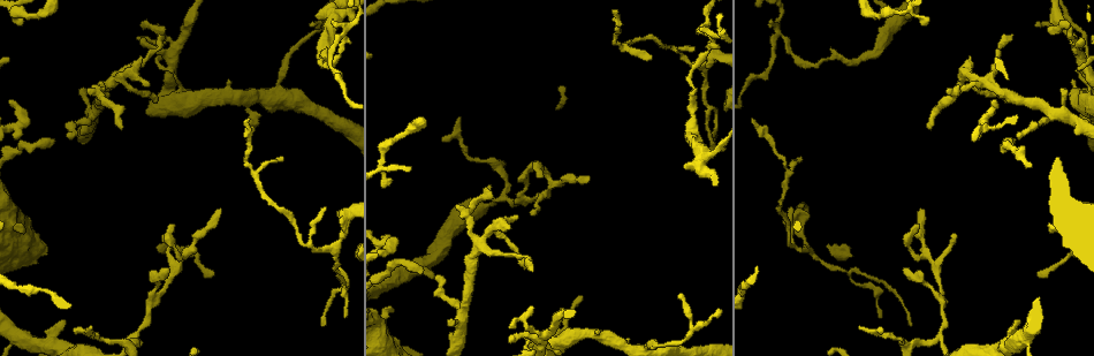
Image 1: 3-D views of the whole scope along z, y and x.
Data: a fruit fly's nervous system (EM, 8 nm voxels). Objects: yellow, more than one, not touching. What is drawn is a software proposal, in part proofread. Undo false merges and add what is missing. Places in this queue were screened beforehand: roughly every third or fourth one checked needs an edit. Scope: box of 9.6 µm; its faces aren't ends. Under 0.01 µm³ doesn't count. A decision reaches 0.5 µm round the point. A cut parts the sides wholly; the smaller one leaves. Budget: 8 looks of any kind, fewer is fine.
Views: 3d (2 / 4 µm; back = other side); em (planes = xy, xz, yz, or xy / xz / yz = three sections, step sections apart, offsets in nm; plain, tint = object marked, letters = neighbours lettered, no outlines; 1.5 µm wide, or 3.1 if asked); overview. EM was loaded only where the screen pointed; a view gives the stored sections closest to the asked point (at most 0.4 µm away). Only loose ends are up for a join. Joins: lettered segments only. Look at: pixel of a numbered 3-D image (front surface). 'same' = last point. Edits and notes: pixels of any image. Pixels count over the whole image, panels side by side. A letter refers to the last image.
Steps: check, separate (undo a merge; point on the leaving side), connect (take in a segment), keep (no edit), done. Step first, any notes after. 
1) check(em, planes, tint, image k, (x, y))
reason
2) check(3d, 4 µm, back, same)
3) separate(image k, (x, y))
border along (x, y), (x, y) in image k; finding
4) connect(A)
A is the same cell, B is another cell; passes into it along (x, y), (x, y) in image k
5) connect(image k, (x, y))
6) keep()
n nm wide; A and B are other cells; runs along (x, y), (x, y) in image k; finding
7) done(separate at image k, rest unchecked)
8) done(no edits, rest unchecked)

check(em, planes, letters, image 1, (692, 49))
an open end

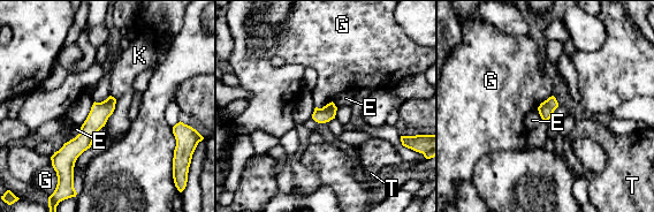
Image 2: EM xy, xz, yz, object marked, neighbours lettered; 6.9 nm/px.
keep()
E, G, K and T are other cells; border along (81, 127), (81, 130), (66, 143) in image 2; none of them fits

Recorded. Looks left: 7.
check(em, xz, step 8, tint, image 1, (897, 340))
sudden change in width

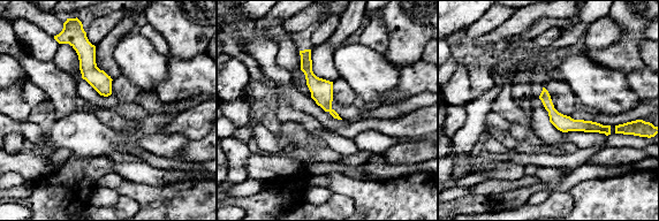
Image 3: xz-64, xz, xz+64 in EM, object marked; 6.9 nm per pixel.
check(em, planes, letters, same)

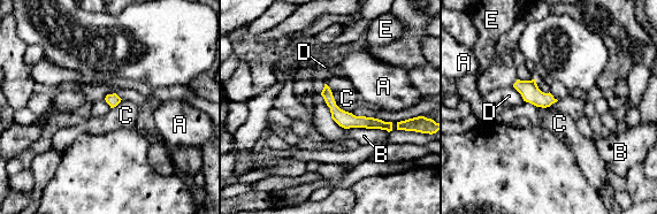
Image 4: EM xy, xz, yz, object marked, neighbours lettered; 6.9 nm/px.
keep()
90 nm wide; A, B, C, D and E are other cells; runs along (326, 90), (346, 120), (390, 127) in image 4; all the same cell

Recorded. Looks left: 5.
check(em, xy, step 4, tint, image 1, (541, 340))
arms part here

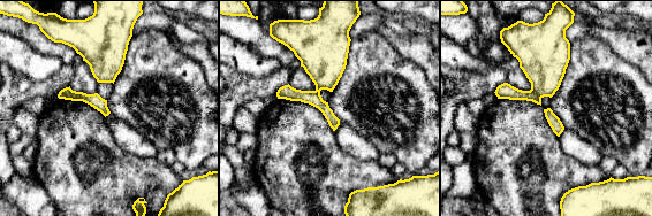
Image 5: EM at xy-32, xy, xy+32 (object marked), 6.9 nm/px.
check(em, planes, letters, same)
cut it another way

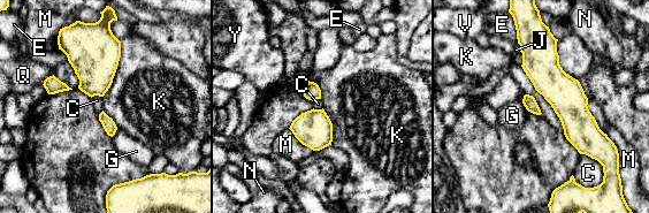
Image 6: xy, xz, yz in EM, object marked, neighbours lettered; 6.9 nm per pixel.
keep()
C, E, G, J, K, M, N, Q, V and Y are other cells; continuous, no second cell

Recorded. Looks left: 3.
done(no edits, rest unchecked)

